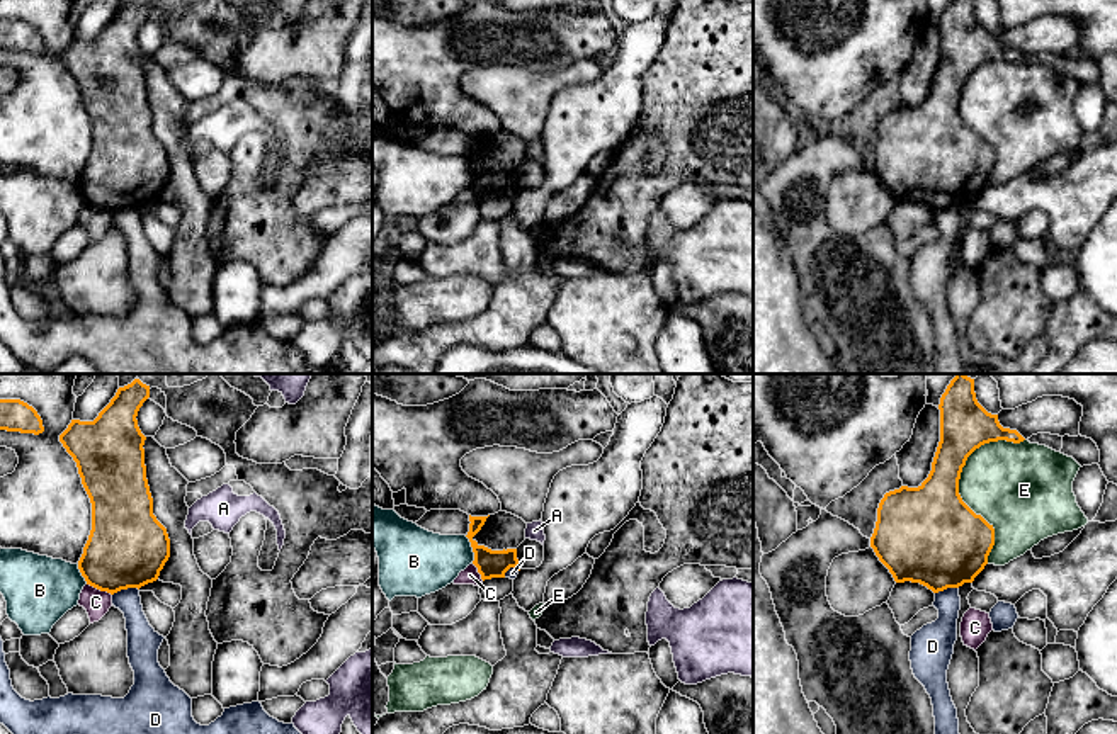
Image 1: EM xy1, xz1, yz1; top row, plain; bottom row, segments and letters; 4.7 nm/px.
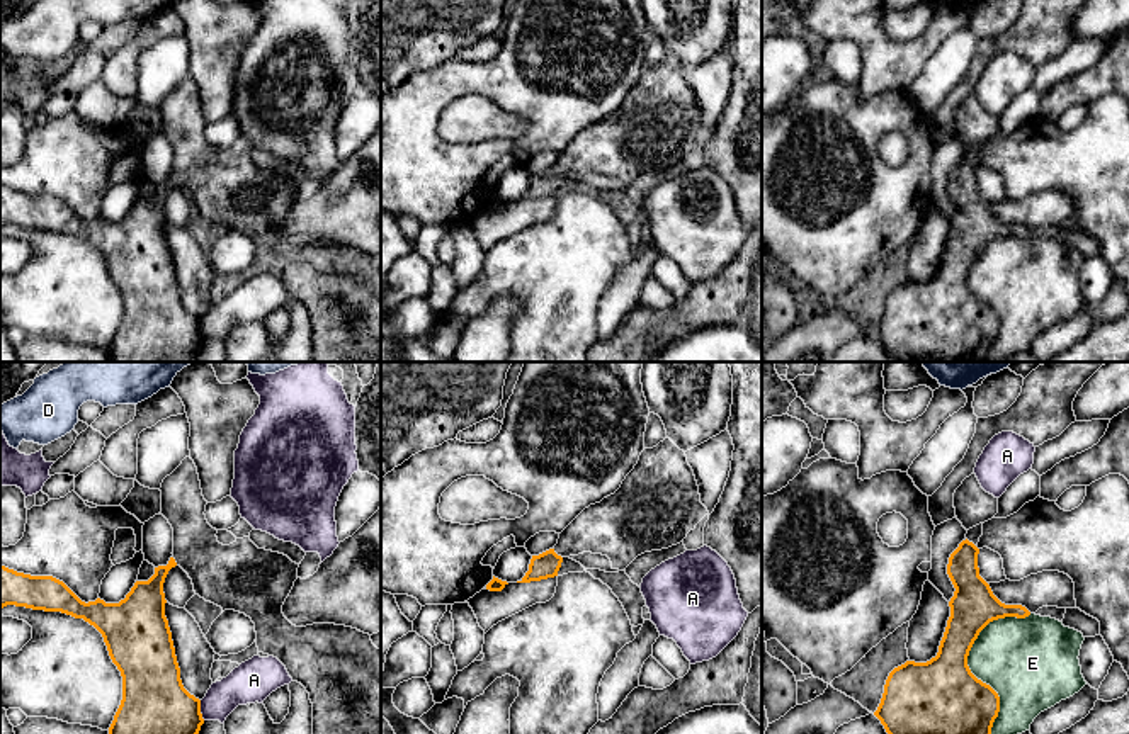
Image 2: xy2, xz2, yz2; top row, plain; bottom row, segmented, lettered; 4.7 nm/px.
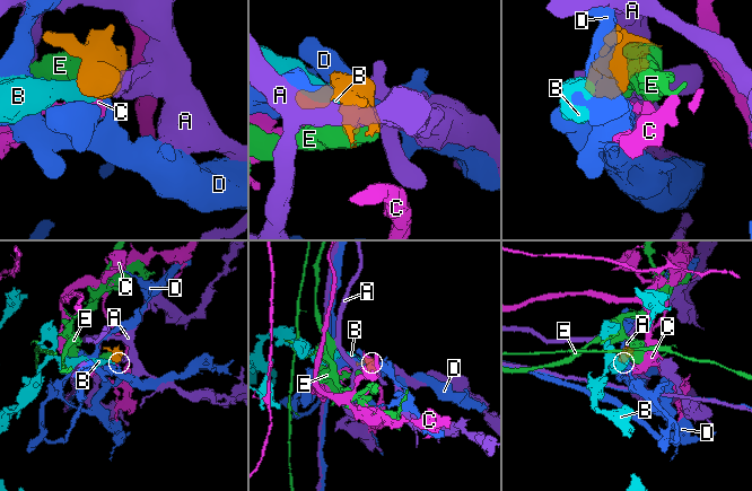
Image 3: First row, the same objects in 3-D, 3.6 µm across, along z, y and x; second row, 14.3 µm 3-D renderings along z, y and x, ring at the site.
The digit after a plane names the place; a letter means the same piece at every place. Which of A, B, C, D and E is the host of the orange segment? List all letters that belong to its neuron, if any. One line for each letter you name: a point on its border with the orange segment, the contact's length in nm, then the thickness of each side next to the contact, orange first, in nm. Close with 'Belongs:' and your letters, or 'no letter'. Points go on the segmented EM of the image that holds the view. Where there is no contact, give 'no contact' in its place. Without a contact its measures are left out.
Belongs: no letter

